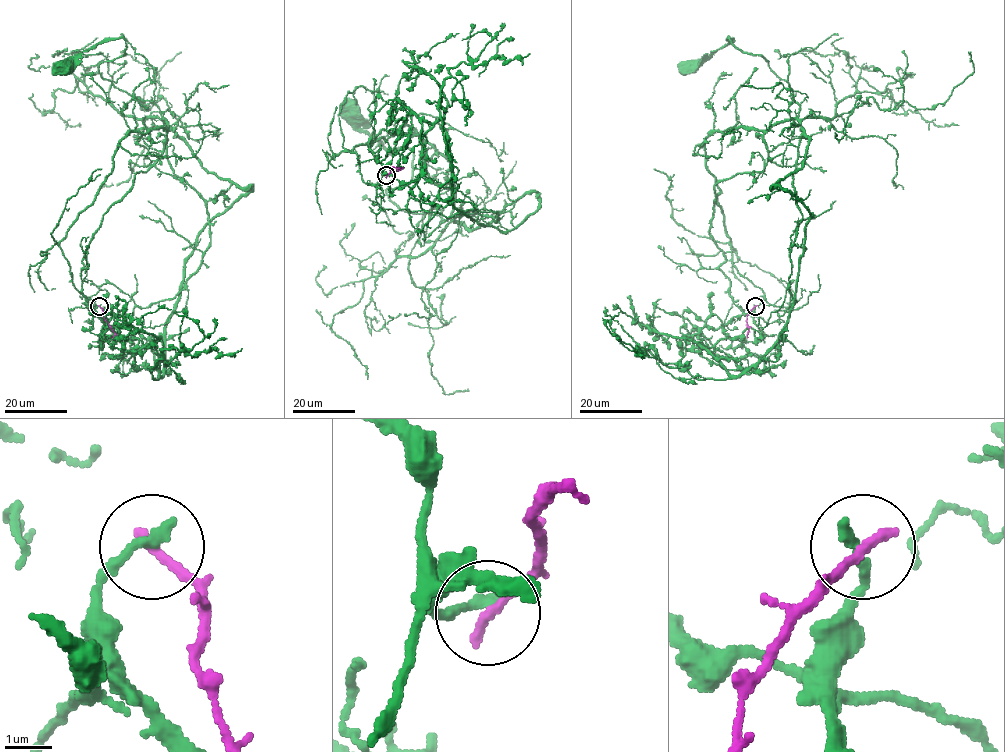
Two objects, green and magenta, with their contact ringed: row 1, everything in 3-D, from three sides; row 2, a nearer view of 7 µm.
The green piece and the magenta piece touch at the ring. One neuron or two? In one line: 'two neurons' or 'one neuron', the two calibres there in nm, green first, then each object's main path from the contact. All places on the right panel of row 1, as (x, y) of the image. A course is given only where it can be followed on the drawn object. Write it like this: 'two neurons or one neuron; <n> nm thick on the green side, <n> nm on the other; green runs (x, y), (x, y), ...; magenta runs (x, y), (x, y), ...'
two neurons; 280 nm thick on the green side, 240 nm on the other; green runs (754, 306), (734, 303), (719, 267), (714, 186), (761, 172), (764, 134), (800, 106), (728, 38), (691, 65); magenta runs (755, 306), (746, 317), (748, 337)

